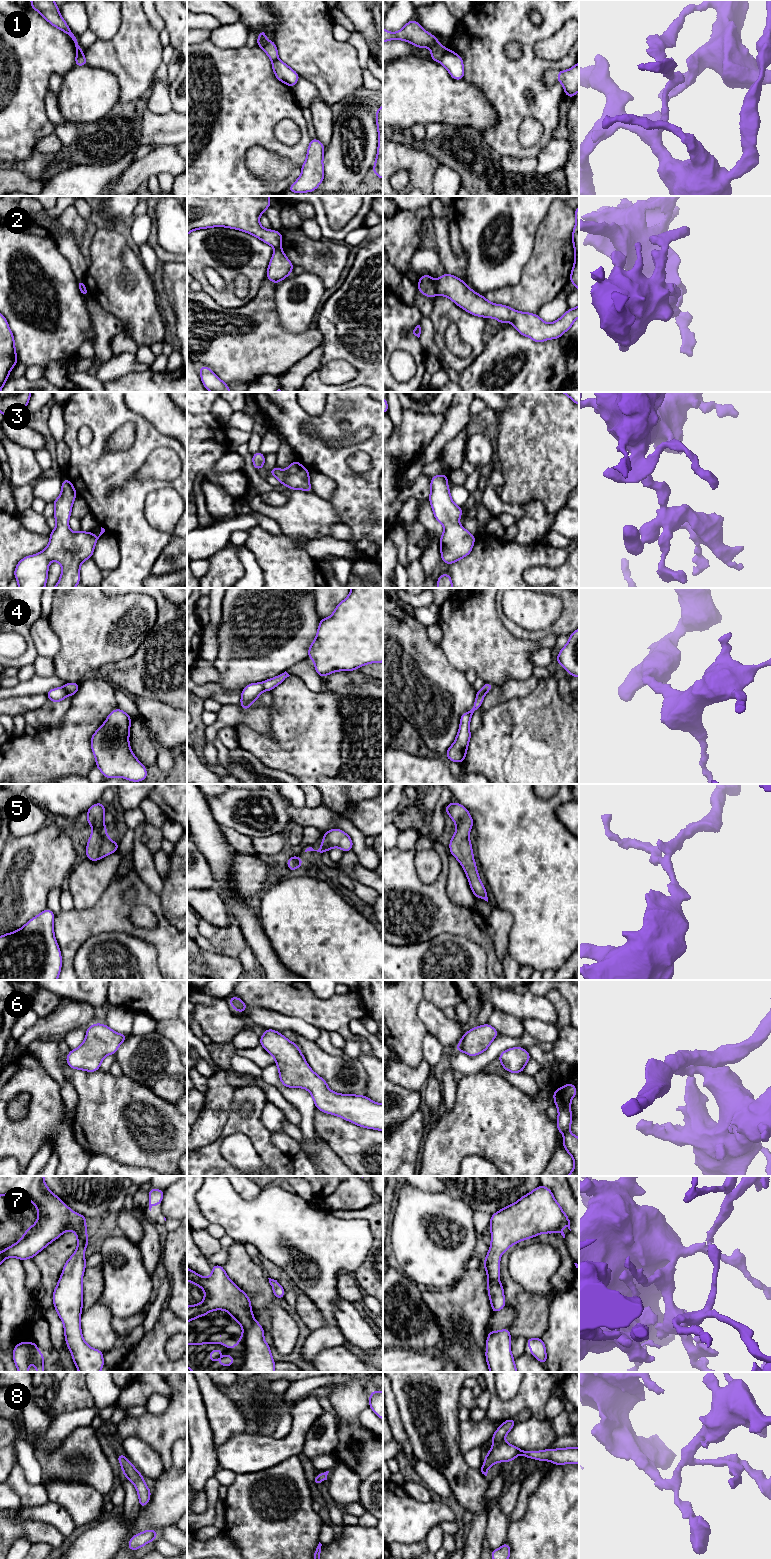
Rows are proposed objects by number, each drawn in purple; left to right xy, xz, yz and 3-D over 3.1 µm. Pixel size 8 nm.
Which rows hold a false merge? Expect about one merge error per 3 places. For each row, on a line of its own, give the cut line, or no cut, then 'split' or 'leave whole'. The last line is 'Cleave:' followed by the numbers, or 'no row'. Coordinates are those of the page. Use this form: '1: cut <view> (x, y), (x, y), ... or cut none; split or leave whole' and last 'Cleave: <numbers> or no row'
1: cut yz (445, 49), (439, 61); split
2: cut yz (433, 281), (437, 293); split
3: cut none; leave whole
4: cut none; leave whole
5: cut none; leave whole
6: cut none; leave whole
7: cut none; leave whole
8: cut none; leave whole
Cleave: 1, 2

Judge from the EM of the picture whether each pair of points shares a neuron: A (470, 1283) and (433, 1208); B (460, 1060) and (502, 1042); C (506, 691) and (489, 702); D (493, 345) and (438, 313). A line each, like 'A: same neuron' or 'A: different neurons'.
A: different neurons
B: same neuron
C: same neuron
D: different neurons

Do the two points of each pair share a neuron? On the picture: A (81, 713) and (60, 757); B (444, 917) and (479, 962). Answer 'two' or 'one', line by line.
A: one
B: two

